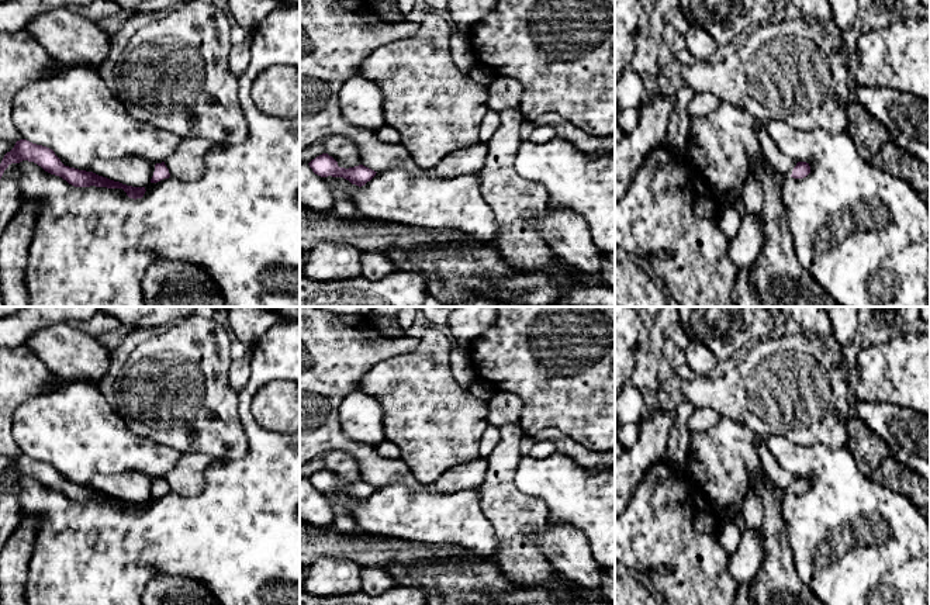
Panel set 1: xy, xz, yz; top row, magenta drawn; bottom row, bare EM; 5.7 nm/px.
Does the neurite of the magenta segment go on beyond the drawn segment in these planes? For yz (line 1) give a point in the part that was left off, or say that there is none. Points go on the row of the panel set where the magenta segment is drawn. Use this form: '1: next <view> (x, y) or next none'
1: next none

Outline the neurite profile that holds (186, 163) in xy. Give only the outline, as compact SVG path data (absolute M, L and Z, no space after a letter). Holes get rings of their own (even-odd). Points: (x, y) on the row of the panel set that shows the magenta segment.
M186 138L176 151L165 160L170 177L181 182L194 182L205 170L205 153L215 144L201 138Z

